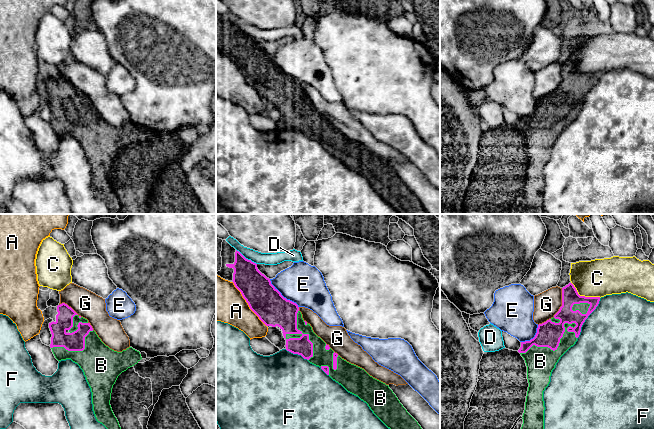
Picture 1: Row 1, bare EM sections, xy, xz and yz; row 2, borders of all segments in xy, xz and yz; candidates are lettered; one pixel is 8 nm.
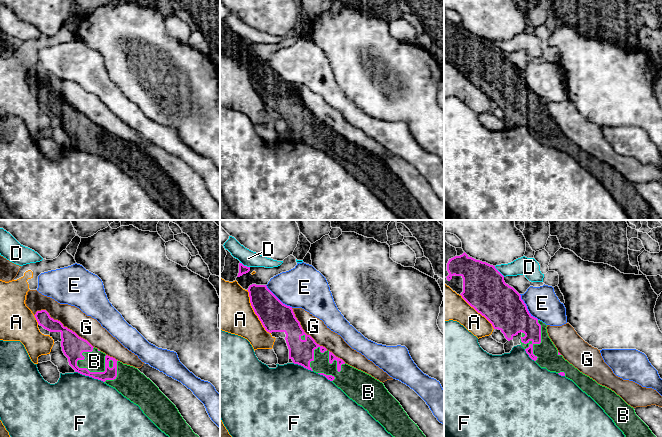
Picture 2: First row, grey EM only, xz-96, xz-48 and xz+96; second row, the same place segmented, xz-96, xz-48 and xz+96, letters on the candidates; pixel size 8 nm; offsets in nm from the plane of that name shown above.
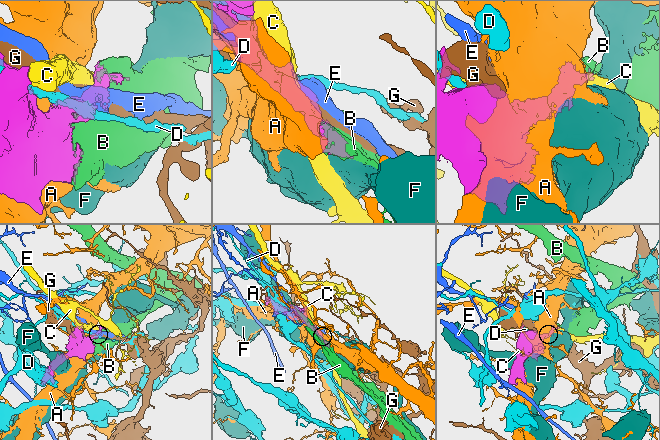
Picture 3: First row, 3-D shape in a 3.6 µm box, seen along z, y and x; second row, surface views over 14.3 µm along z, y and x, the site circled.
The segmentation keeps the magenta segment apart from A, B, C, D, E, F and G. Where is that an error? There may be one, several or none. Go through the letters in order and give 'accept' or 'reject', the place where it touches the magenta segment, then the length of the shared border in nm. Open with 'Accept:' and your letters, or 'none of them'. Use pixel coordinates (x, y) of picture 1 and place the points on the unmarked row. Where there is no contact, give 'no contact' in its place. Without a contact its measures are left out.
Accept: B
A: reject; meets magenta in xz at (248, 80); contact 460 nm long
B: accept; meets magenta in yz at (552, 125); contact 500 nm long
C: reject; meets magenta in yz at (584, 72); contact 260 nm long
D: reject; meets magenta in xz at (245, 34); contact 200 nm long
E: reject; meets magenta in xz at (282, 72); contact 340 nm long
F: reject; meets magenta in yz at (587, 93); contact 380 nm long
G: reject; meets magenta in yz at (562, 78); contact 240 nm long

